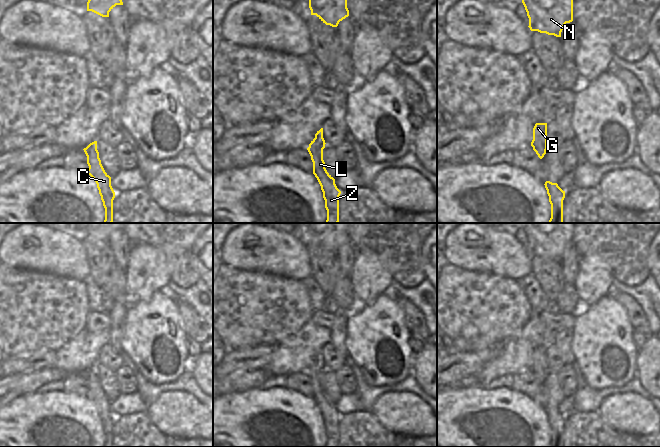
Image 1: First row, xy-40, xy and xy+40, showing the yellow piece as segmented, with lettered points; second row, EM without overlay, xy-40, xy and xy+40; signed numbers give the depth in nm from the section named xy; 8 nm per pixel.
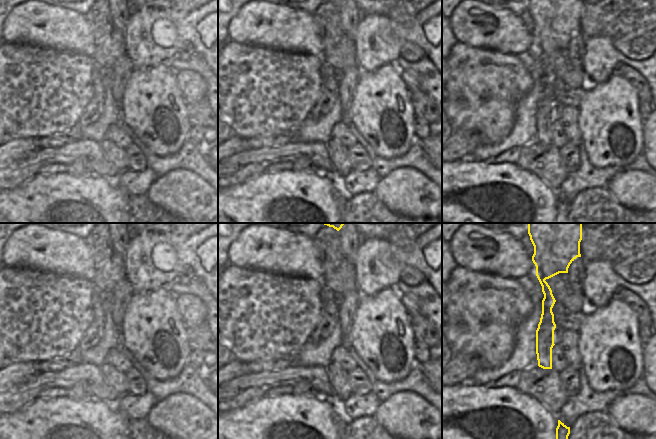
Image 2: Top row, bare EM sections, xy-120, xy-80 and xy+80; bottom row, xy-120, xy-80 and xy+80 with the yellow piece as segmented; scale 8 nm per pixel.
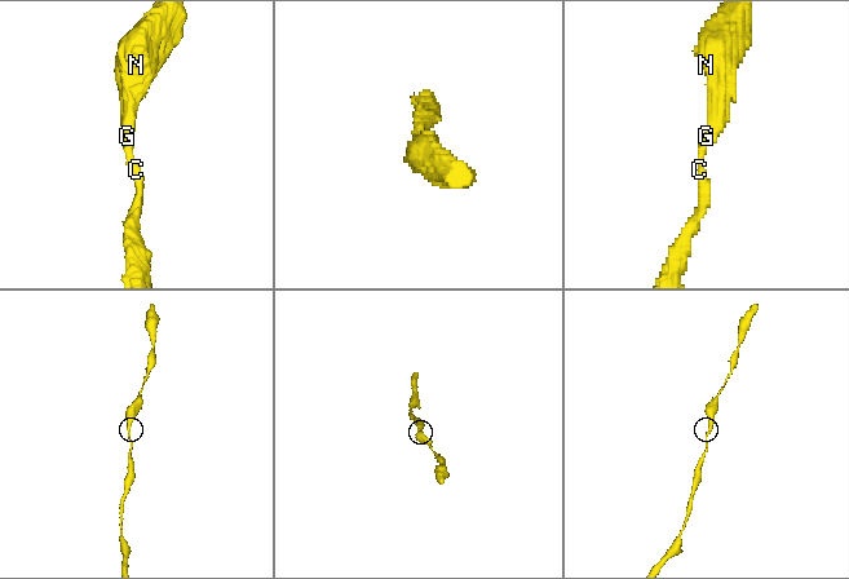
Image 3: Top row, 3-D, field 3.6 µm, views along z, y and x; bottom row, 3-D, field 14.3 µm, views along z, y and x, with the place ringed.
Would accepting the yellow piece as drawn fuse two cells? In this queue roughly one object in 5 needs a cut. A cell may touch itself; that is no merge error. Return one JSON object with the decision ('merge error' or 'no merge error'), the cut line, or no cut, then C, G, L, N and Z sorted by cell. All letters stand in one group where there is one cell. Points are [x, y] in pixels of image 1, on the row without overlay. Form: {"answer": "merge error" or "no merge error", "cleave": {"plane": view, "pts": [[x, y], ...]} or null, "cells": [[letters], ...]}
{"answer": "no merge error", "cleave": null, "cells": [["C", "G", "L", "N", "Z"]]}

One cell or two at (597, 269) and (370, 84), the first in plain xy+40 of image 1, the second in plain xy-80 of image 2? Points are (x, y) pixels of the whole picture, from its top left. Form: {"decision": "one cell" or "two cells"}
{"decision": "two cells"}

